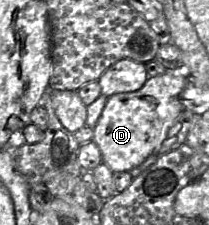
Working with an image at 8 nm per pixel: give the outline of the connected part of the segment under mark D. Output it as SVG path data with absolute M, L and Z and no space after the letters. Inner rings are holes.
M166 71L163 75L148 78L138 91L117 93L107 98L93 129L92 141L99 147L103 163L112 172L131 171L160 146L168 128L184 109L181 93L186 83L186 77L176 71Z

